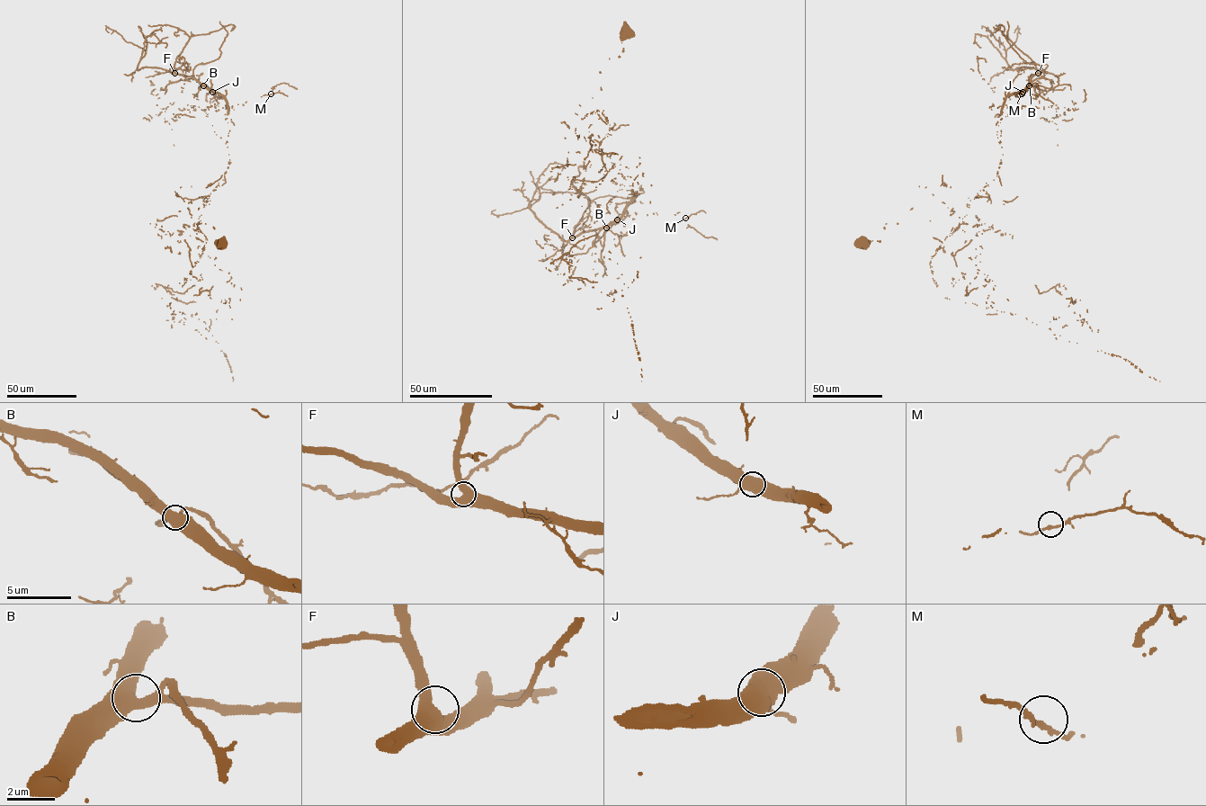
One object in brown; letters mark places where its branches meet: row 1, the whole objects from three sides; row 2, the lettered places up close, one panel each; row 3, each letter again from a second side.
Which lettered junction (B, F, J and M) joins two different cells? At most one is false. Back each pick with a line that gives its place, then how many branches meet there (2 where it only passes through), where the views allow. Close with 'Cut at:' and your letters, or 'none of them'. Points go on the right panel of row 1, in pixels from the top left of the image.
Cut at: none of them

